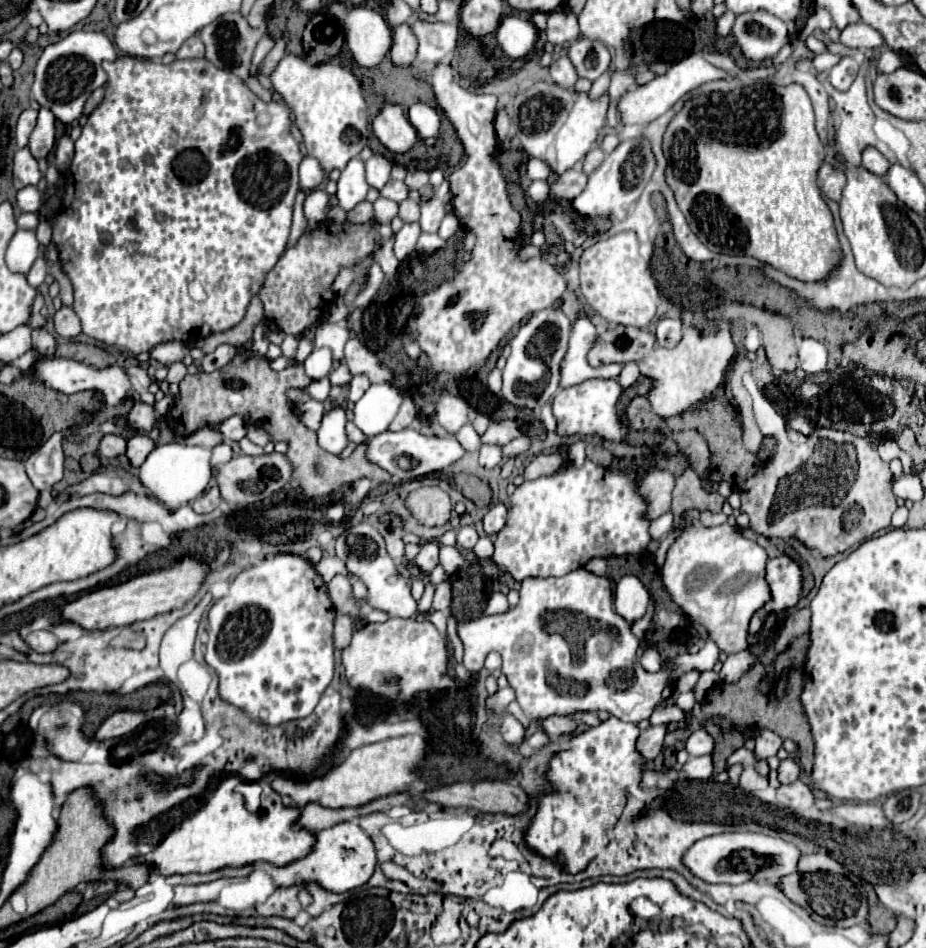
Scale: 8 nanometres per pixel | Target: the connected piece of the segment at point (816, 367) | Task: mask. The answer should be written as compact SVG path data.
M804 339L804 345L800 347L800 367L812 375L812 373L820 373L826 369L826 357L824 357L824 349L820 353L820 343L812 341L812 339Z

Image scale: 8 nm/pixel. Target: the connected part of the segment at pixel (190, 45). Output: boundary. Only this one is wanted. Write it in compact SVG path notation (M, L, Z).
M192 35L176 53L178 59L194 59L194 57L204 57L204 43L200 43L198 35Z

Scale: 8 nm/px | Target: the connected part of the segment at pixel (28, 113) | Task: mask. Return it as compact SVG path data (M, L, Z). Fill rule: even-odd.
M26 109L20 119L18 119L18 127L16 127L16 141L18 141L18 147L26 147L28 145L28 137L36 125L36 115L38 111L34 109Z

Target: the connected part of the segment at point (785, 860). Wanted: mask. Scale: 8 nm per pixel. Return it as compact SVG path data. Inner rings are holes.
M720 833L694 843L684 855L684 863L696 877L704 879L706 883L740 885L746 881L776 883L784 875L796 871L796 863L800 861L800 857L802 851L794 843L778 837L770 837L764 833Z

